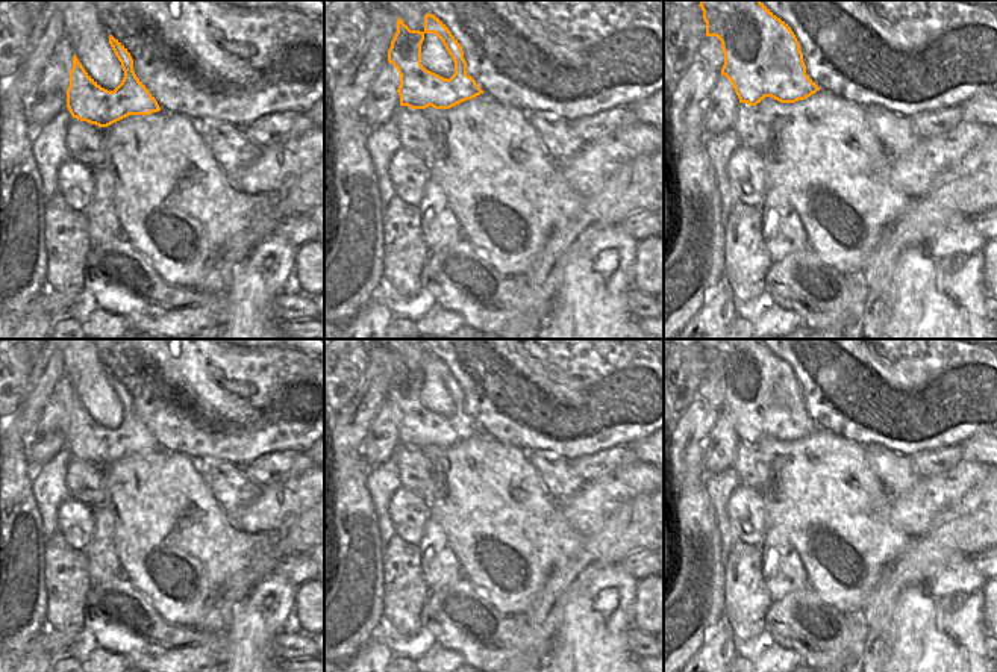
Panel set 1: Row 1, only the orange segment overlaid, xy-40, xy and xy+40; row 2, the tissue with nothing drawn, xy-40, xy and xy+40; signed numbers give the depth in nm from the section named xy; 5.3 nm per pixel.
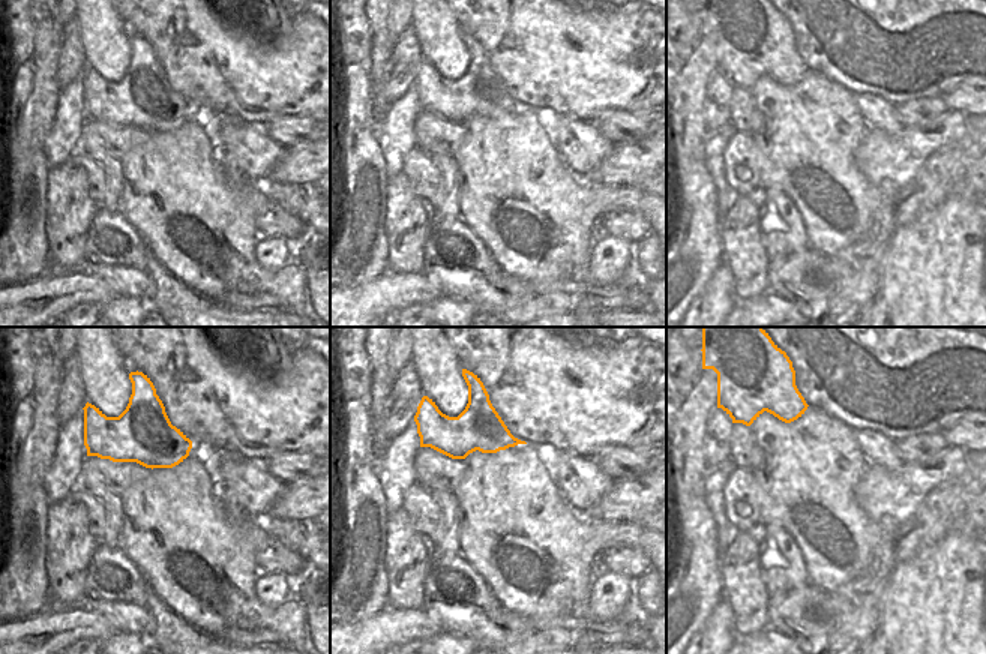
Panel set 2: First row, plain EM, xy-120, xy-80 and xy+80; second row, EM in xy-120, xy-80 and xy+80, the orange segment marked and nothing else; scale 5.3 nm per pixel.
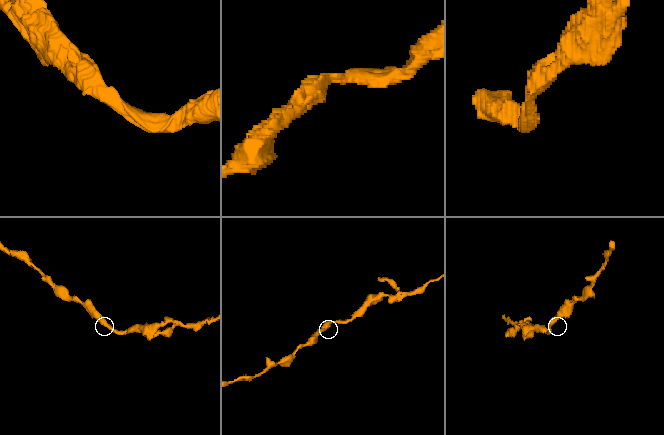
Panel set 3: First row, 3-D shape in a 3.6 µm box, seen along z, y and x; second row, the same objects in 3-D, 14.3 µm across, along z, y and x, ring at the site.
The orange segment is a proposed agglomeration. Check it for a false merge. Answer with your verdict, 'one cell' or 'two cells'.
one cell

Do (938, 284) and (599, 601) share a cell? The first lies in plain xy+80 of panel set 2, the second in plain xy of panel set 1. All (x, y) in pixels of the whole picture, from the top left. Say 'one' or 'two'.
one

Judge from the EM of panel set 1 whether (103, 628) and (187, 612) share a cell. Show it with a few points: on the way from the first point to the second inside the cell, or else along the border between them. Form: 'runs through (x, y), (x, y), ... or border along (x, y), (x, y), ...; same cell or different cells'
border along (137, 589), (168, 622), (193, 627); different cells

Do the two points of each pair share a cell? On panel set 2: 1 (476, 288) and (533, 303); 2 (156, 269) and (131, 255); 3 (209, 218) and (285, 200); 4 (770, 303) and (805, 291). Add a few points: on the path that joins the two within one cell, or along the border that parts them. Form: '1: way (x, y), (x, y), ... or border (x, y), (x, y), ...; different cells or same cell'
1: way (489, 288), (520, 302); same cell
2: border (147, 249), (147, 273), (153, 287), (150, 299); different cells
3: way (228, 209), (252, 195), (266, 195); same cell
4: border (775, 293), (787, 299), (799, 311); different cells

